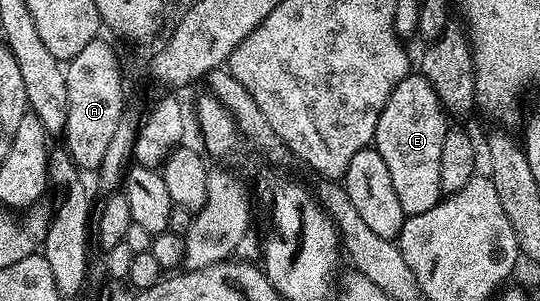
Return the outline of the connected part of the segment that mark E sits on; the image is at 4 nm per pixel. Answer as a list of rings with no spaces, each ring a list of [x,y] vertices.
[[[420,73],[405,75],[392,89],[380,121],[376,121],[374,150],[384,157],[400,209],[408,215],[425,213],[444,197],[440,181],[440,153],[443,148],[448,116],[432,85]]]

